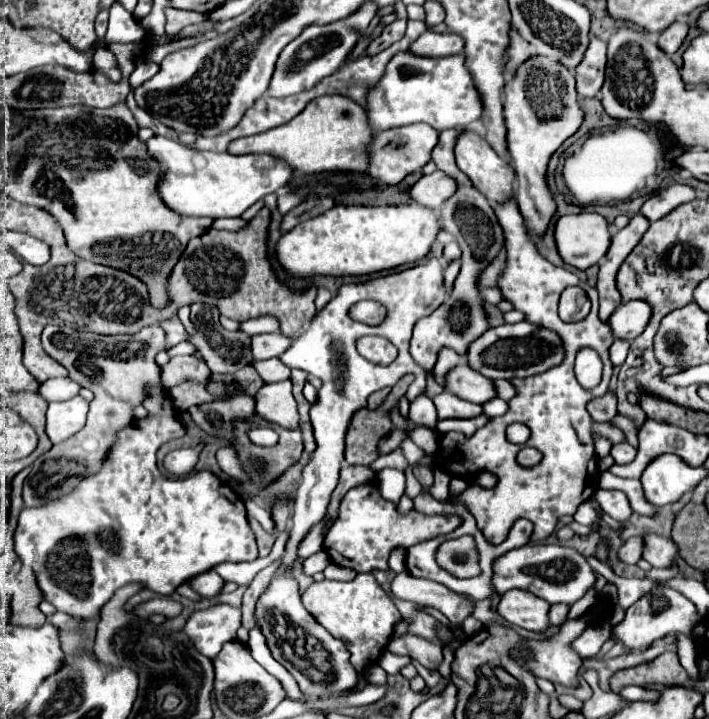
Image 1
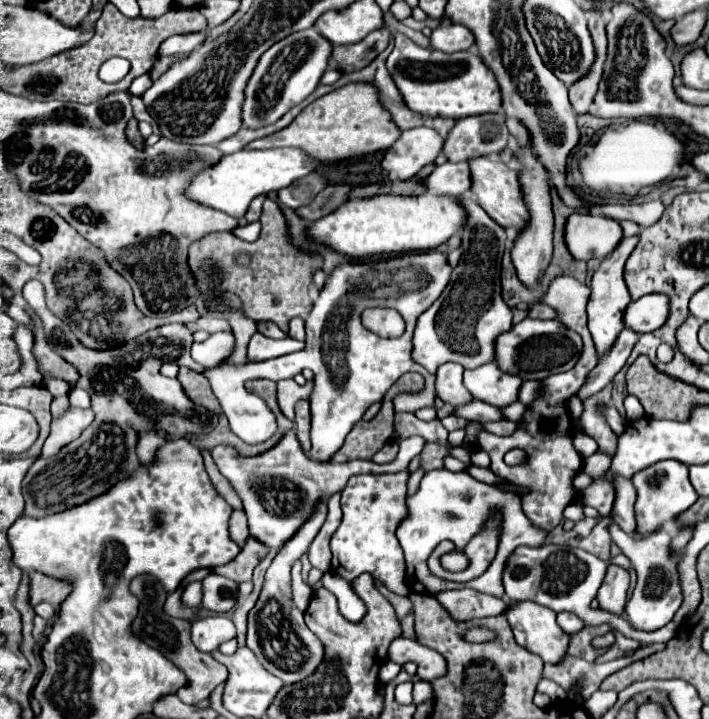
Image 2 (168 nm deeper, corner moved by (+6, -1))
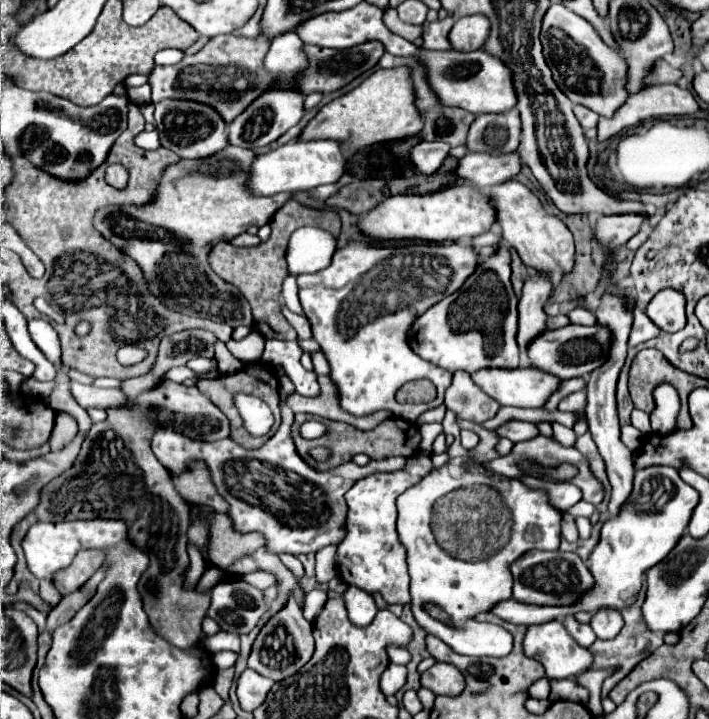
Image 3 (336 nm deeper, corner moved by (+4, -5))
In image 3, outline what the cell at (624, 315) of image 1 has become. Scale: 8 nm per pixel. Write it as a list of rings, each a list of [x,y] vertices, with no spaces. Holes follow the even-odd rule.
[[[663,289],[651,299],[645,313],[661,331],[675,333],[685,327],[685,297],[675,289]]]

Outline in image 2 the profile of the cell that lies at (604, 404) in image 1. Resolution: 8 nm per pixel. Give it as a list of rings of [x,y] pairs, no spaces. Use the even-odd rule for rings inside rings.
[[[605,407],[605,419],[611,425],[611,429],[613,429],[615,435],[621,435],[625,431],[625,427],[627,427],[625,419],[615,411],[615,407]]]

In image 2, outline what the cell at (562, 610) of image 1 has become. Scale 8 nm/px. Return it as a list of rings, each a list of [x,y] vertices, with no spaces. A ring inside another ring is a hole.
[[[557,613],[557,623],[563,631],[567,631],[569,635],[573,633],[579,633],[581,629],[585,629],[585,623],[577,617],[577,615],[571,615],[571,613]]]

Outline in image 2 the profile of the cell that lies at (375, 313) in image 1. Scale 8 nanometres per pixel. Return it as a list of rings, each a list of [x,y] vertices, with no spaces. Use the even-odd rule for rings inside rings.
[[[367,309],[363,325],[381,337],[399,337],[405,331],[405,321],[395,309]]]

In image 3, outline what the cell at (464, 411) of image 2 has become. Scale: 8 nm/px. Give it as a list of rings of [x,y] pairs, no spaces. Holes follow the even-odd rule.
[[[507,421],[503,423],[499,429],[495,429],[499,437],[507,437],[511,439],[513,443],[517,441],[527,441],[527,439],[533,439],[535,435],[539,435],[537,427],[533,423],[527,423],[527,421]]]

